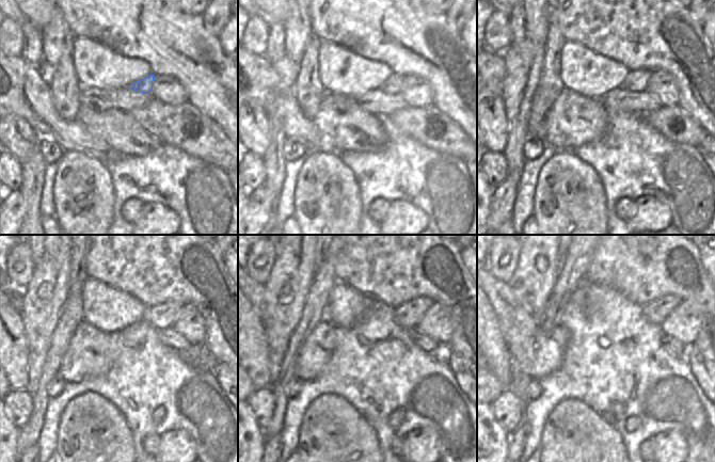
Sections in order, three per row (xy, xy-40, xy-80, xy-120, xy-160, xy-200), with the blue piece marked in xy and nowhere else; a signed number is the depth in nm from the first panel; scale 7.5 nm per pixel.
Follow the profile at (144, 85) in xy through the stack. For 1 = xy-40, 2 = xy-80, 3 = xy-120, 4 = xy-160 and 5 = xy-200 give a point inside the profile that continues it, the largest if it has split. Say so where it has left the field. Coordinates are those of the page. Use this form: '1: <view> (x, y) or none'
1: xy-40 (393, 84)
2: xy-80 (636, 80)
3: xy-120 (163, 316)
4: xy-160 (408, 315)
5: xy-200 (656, 311)

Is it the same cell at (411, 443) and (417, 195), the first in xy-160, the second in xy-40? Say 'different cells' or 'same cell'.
different cells

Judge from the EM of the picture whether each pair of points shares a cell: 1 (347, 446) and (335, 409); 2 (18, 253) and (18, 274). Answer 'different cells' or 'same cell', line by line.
1: same cell
2: same cell

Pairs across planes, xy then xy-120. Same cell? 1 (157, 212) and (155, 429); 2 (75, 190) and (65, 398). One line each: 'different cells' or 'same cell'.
1: different cells
2: different cells

